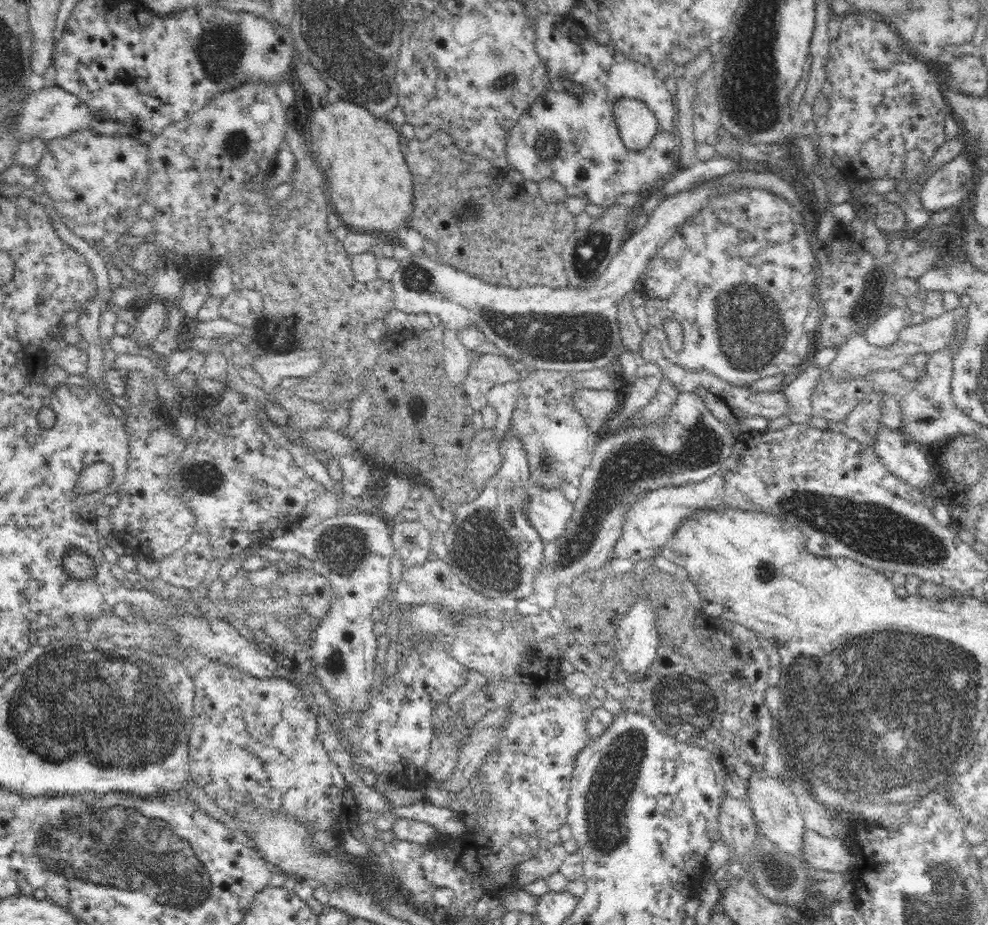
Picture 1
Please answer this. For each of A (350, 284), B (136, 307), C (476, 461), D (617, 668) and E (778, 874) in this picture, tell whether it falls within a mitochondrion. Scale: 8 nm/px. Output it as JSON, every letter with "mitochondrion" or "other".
{"A":"other","B":"other","C":"other","D":"other","E":"mitochondrion"}

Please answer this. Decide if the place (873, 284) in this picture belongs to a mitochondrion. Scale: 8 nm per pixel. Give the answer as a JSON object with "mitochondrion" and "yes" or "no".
{"mitochondrion":"yes"}

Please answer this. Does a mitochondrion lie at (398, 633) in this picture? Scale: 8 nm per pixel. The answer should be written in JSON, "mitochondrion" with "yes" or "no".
{"mitochondrion":"no"}

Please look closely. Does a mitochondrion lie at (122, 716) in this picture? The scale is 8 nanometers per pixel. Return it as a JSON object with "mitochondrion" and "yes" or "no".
{"mitochondrion":"yes"}

